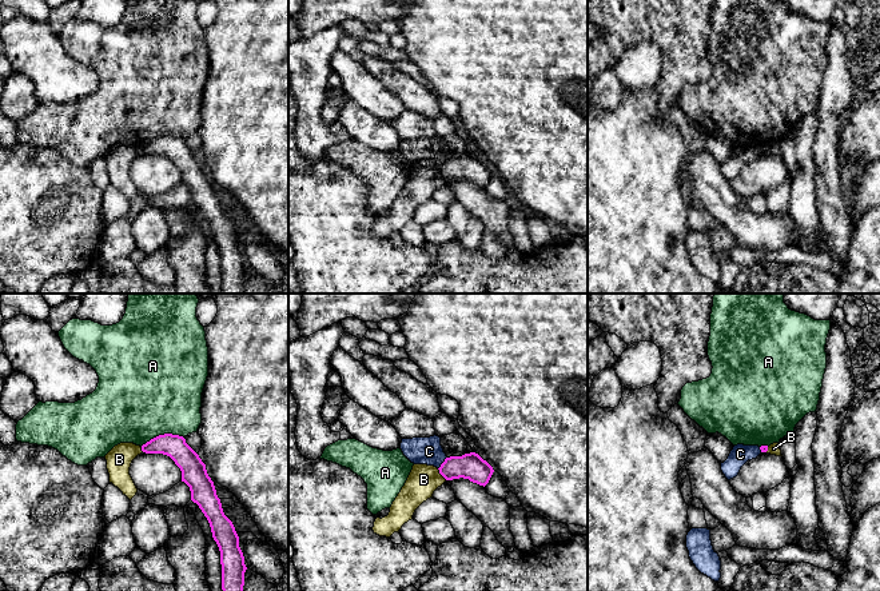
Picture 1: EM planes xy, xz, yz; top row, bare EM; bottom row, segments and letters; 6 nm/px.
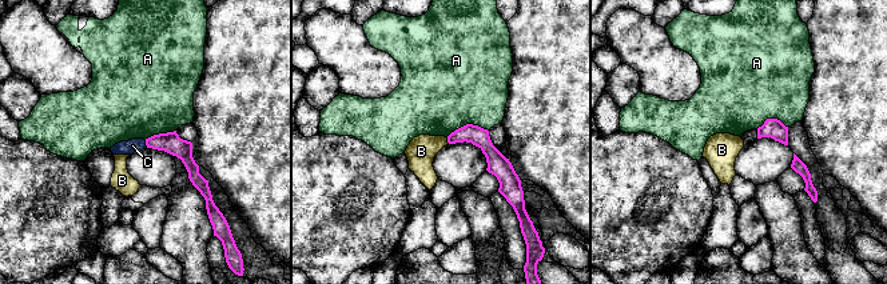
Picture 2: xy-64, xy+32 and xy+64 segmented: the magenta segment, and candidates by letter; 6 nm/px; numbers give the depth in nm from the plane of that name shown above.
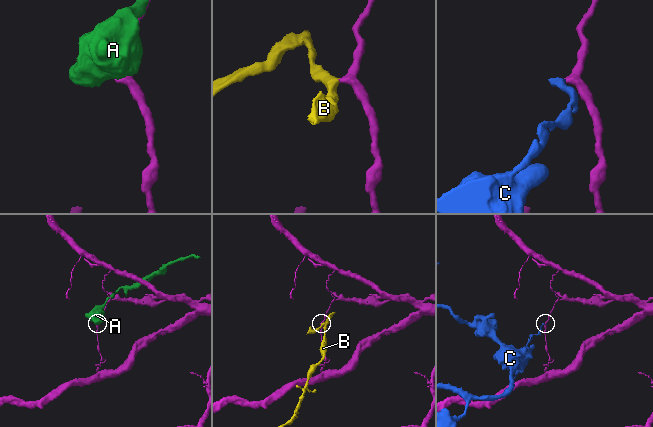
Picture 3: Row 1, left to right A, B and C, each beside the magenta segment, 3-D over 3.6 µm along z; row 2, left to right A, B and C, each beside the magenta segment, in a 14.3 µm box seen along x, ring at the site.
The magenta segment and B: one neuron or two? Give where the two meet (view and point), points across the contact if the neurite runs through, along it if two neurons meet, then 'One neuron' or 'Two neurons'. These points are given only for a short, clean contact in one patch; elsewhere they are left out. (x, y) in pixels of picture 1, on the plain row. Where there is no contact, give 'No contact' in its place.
Touches magenta at xz (441, 175). Boundary: xz (437, 170), (446, 180). Two neurons

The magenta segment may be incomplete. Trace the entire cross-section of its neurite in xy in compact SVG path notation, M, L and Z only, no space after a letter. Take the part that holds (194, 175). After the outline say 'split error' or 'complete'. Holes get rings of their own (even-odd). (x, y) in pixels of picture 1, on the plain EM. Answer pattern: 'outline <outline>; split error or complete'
outline M159 136L142 147L146 155L170 157L182 172L182 183L191 192L191 201L199 207L207 219L212 239L220 252L223 293L243 293L244 257L239 248L239 237L232 223L224 216L214 183L207 175L199 156L179 136Z; complete

